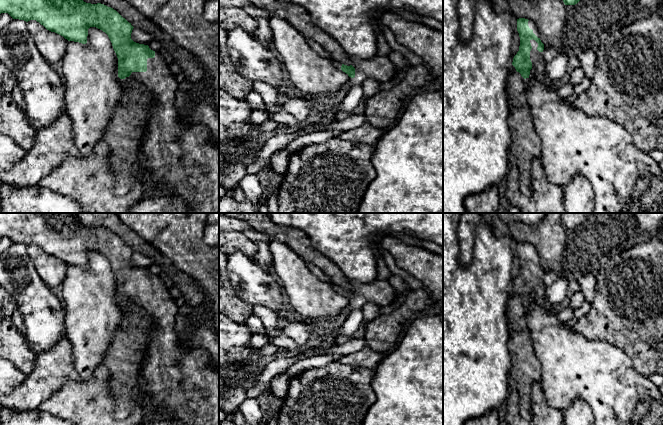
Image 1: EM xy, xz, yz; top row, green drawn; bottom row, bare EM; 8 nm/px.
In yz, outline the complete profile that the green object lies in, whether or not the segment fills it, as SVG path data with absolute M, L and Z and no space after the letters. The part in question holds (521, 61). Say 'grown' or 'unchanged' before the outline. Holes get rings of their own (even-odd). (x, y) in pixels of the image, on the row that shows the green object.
grown | M517 19L517 31L520 37L519 51L513 58L511 70L517 71L529 82L530 70L537 77L544 73L546 62L543 57L544 44L536 25L528 19Z

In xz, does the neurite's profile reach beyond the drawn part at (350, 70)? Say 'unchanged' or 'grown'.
grown

